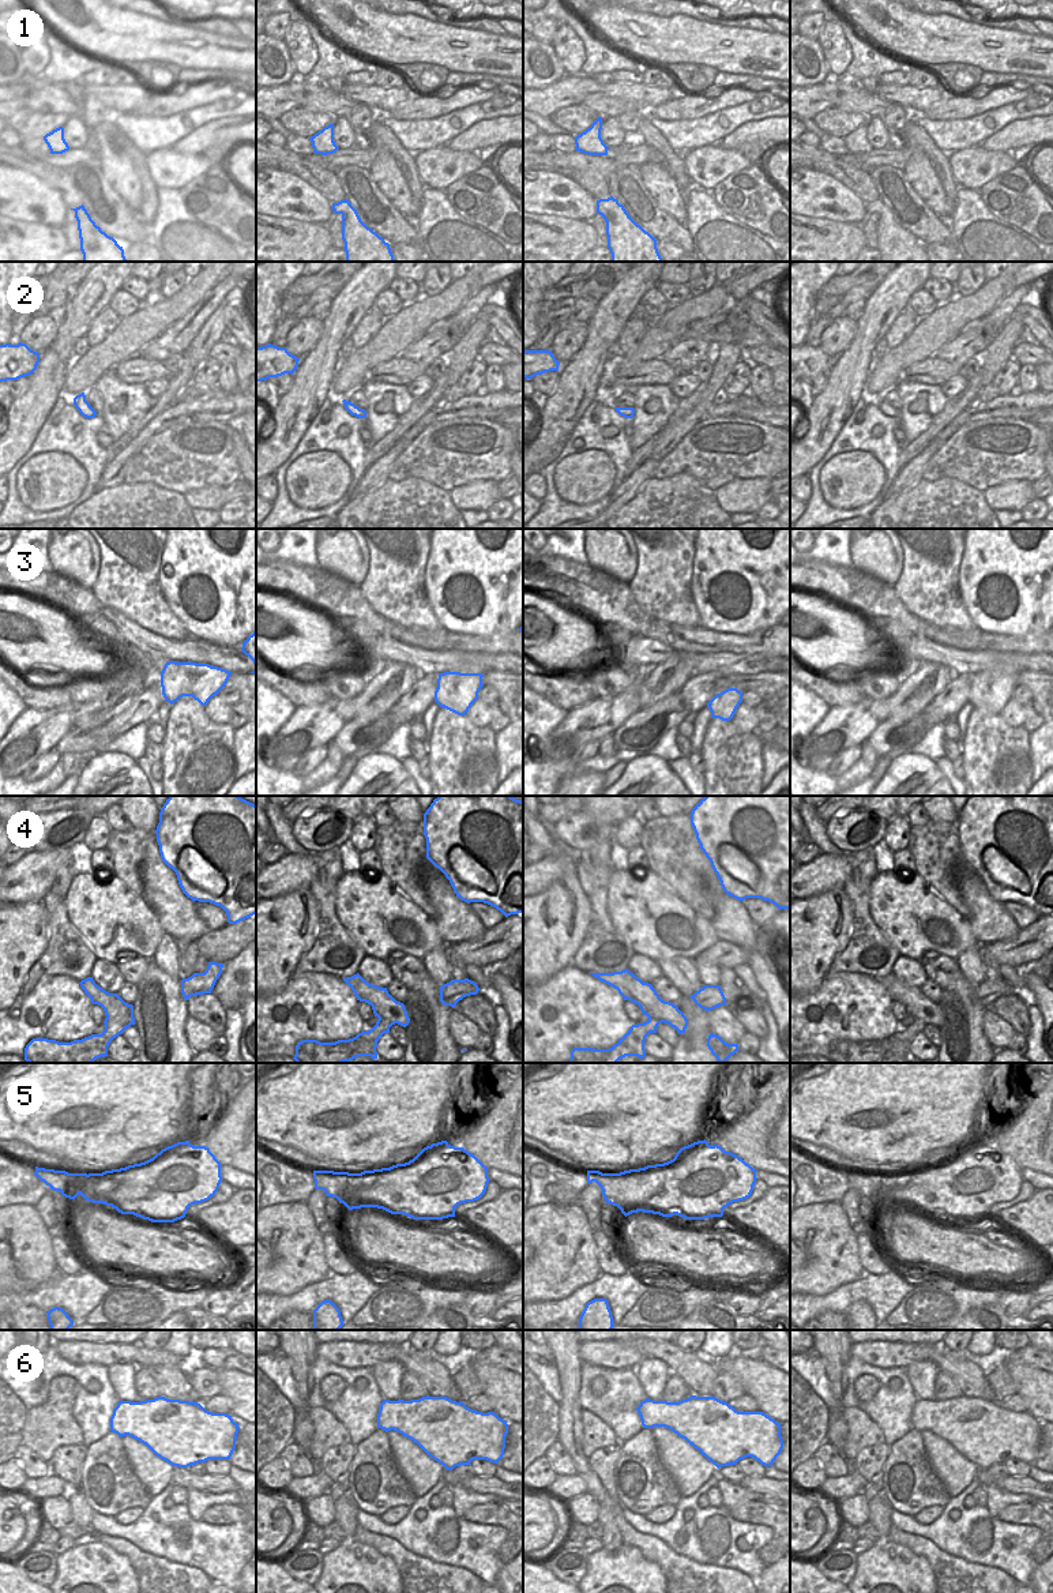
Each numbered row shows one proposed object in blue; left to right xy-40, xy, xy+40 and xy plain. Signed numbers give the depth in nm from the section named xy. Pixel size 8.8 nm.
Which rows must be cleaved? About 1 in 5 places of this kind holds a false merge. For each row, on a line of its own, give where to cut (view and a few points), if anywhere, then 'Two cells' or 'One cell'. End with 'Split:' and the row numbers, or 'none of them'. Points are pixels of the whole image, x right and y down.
1: No split. One cell
2: No split. One cell
3: No split. One cell
4: Split along xy (372, 1004), (376, 1010), (388, 1009), (395, 1015), (397, 1022). Two cells
5: No split. One cell
6: No split. One cell
Split: 4.

